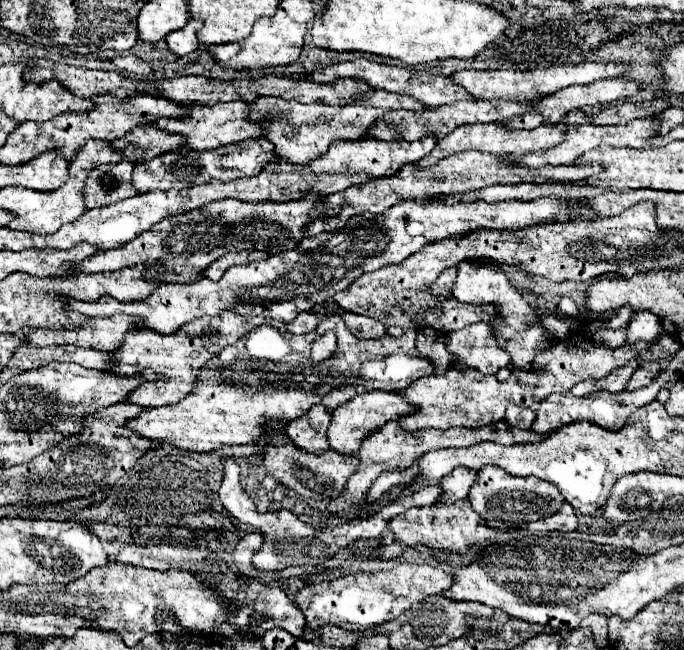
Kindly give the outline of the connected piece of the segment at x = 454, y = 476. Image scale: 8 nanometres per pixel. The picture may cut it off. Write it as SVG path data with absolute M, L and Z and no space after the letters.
M456 468L452 470L448 476L444 476L440 480L440 488L442 488L442 496L438 502L458 502L464 500L468 496L468 488L470 484L476 480L476 472L468 472L466 468Z

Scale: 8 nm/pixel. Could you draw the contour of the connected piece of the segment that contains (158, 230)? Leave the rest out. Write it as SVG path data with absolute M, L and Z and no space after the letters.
M308 196L298 202L284 202L284 204L244 204L236 200L224 200L216 204L206 204L204 208L192 210L188 214L174 216L162 220L152 230L140 234L136 240L114 248L106 252L96 252L96 256L90 256L82 260L80 264L72 266L76 272L110 272L110 270L122 270L128 266L148 264L148 260L158 260L166 264L172 270L164 270L160 276L164 282L196 282L204 276L204 268L208 268L216 258L222 254L244 248L244 250L266 250L268 254L278 254L282 250L290 250L296 246L298 240L302 240L304 226L316 218L330 214L334 216L336 210L322 212L314 208L316 198Z

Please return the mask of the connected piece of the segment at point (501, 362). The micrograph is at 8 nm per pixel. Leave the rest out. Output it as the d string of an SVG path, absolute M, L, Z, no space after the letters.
M484 322L446 334L446 346L462 361L460 366L472 366L484 374L496 374L502 366L511 366L509 354L498 347L492 328Z

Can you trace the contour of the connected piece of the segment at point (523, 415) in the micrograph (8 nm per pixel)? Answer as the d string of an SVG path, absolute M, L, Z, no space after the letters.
M508 404L508 410L506 410L506 424L508 426L530 428L534 418L536 418L536 412L532 412L530 408L522 408L518 404Z

